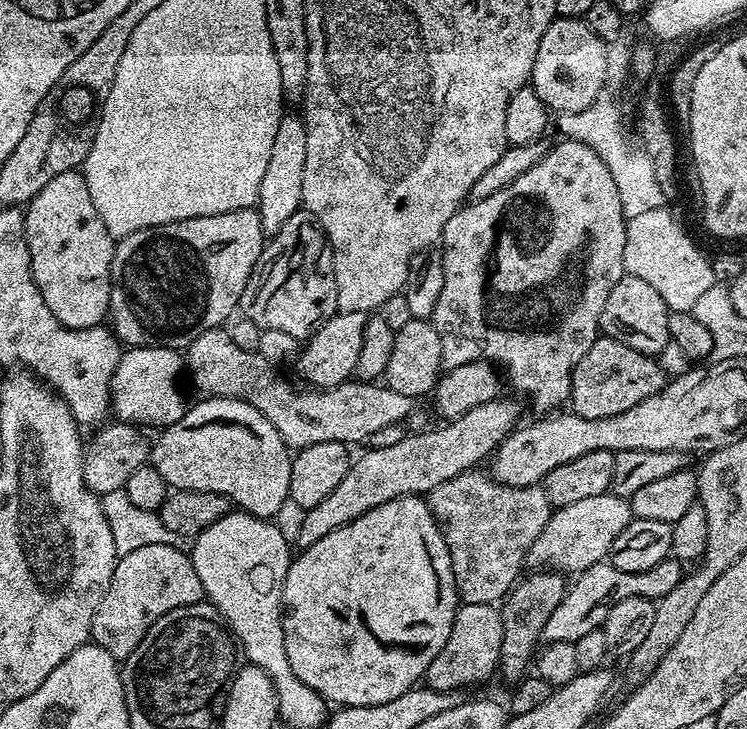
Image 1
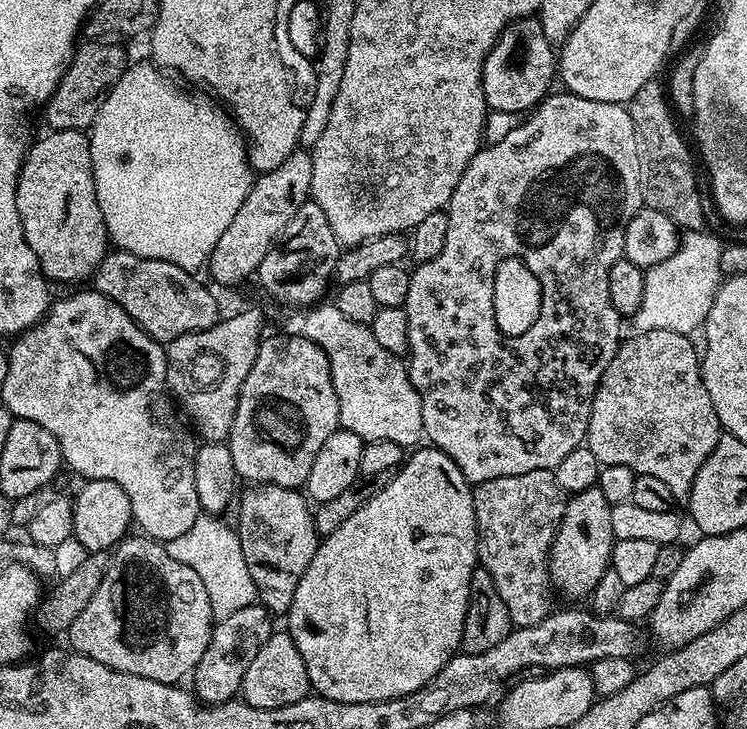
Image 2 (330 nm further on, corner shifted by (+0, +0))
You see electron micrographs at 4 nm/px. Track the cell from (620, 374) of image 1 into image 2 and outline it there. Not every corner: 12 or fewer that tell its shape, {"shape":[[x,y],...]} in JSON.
{"shape":[[685,333],[627,337],[586,447],[687,501],[722,435]]}

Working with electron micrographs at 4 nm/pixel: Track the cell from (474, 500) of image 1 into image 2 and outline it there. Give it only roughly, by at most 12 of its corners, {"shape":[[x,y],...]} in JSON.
{"shape":[[549,470],[472,489],[476,559],[513,625],[553,611],[566,494]]}

